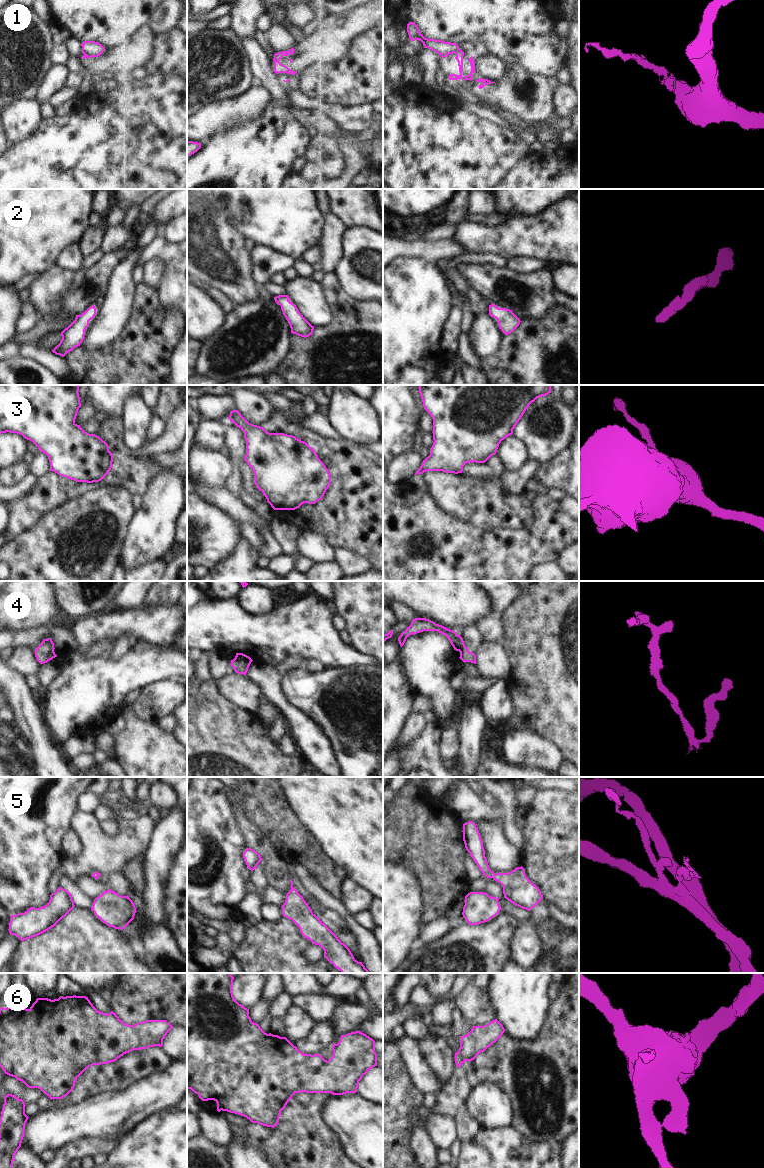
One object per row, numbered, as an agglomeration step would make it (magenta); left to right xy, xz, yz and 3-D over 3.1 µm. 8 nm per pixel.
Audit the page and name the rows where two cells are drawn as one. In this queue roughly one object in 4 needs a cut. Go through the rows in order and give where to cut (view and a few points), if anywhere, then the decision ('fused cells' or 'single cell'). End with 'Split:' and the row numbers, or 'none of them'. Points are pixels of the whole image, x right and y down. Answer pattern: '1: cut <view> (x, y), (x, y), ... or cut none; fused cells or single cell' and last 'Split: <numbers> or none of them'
1: cut yz (459, 49), (454, 53); fused cells
2: cut none; single cell
3: cut none; single cell
4: cut none; single cell
5: cut none; single cell
6: cut none; single cell
Split: 1

